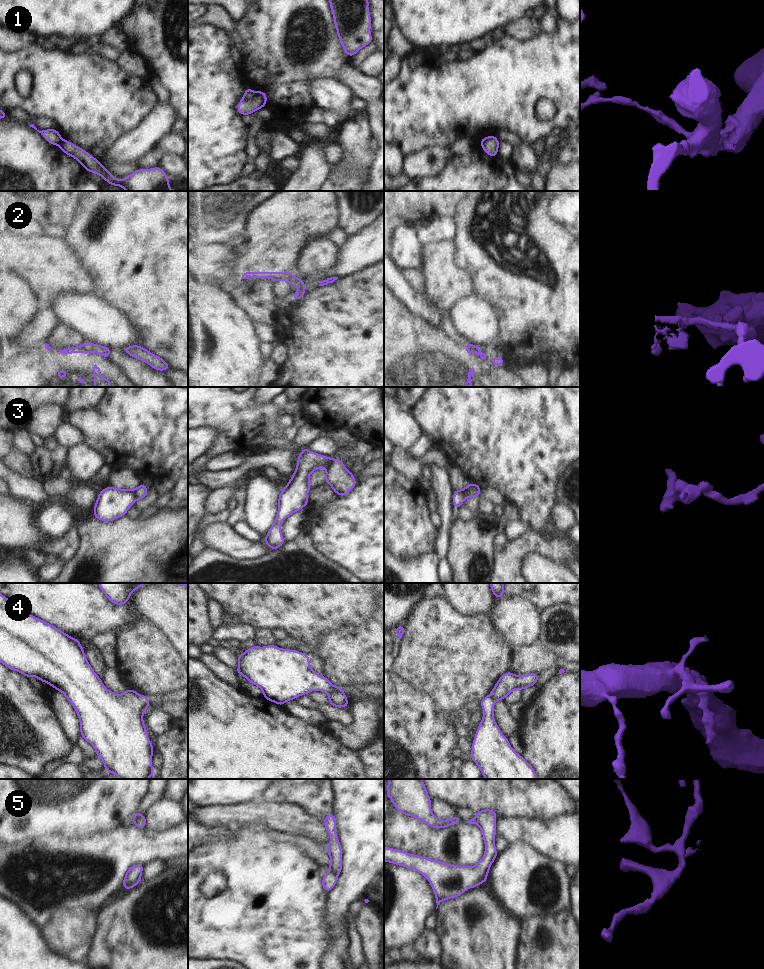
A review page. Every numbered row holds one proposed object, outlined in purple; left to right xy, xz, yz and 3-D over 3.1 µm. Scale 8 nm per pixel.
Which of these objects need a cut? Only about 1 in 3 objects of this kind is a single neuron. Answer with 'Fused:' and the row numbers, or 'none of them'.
Fused: 1, 2, 3, 4, 5

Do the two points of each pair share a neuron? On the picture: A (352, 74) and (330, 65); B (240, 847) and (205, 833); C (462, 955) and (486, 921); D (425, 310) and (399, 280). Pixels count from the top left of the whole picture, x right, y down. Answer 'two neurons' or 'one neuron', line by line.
A: two neurons
B: two neurons
C: one neuron
D: one neuron

